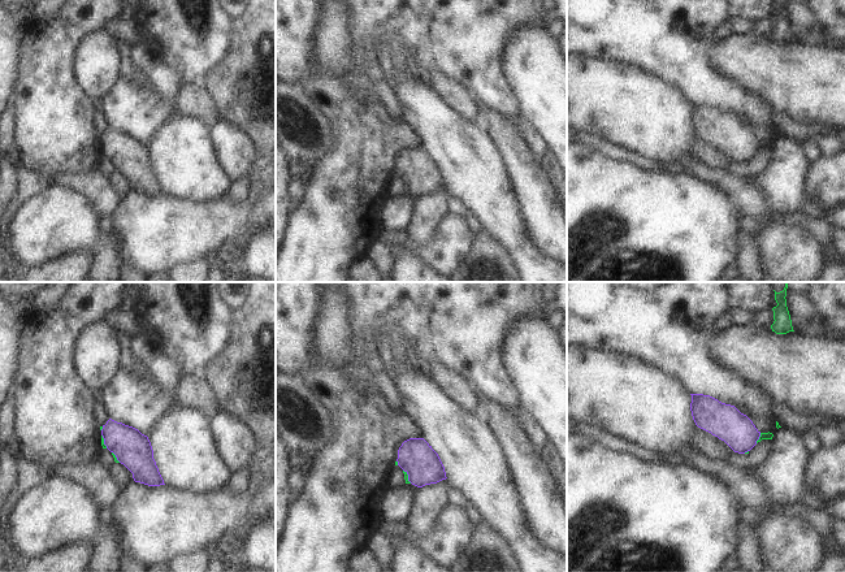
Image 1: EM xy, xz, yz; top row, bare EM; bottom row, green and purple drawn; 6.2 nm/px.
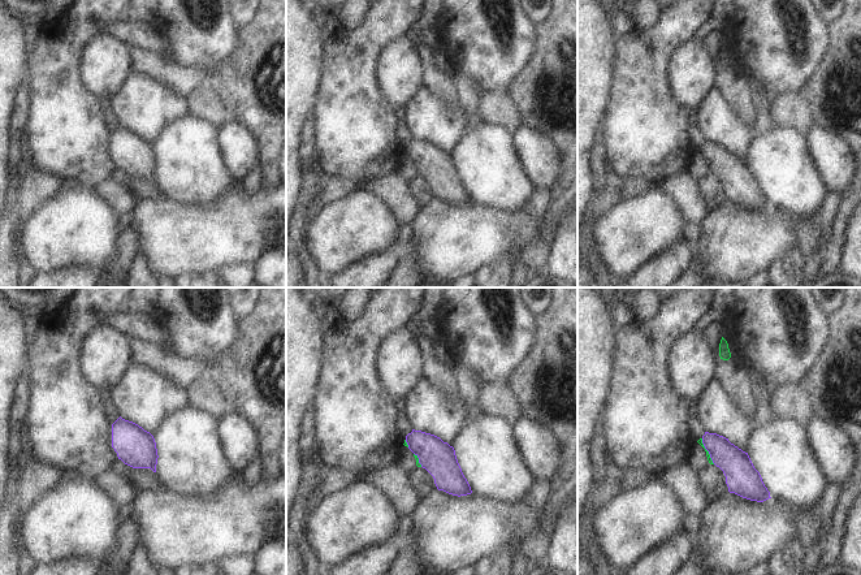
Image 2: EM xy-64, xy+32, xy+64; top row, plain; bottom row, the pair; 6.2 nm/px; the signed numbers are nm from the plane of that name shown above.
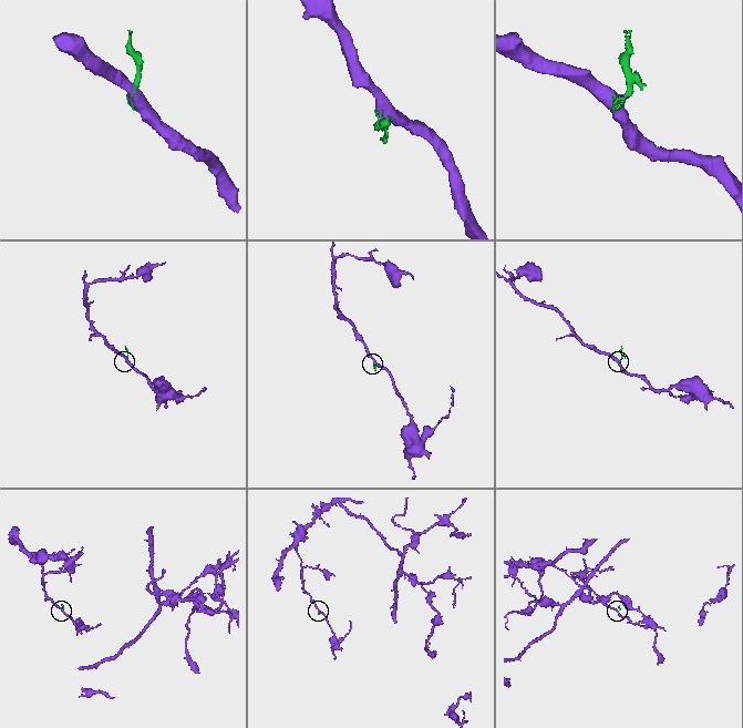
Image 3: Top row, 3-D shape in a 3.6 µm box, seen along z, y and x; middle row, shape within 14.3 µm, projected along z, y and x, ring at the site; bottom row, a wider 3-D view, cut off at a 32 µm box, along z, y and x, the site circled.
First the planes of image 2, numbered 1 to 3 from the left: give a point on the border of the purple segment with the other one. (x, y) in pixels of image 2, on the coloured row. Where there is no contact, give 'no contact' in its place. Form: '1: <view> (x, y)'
1: no contact
2: xy+32 (418, 459)
3: xy+64 (708, 452)

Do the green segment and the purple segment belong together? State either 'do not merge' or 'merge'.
merge

